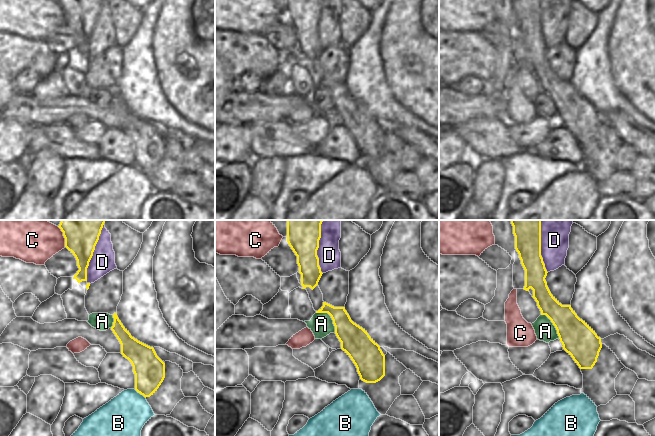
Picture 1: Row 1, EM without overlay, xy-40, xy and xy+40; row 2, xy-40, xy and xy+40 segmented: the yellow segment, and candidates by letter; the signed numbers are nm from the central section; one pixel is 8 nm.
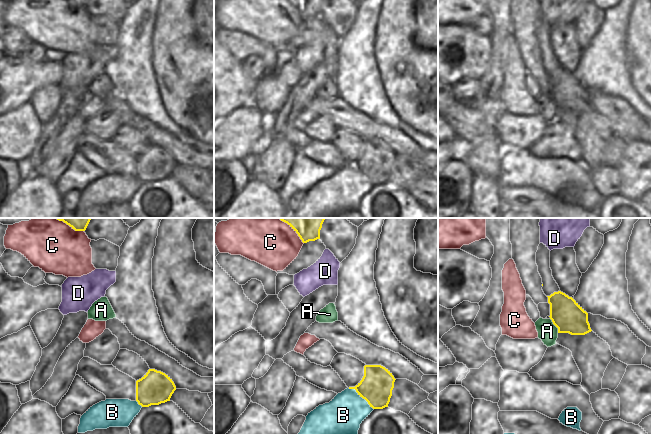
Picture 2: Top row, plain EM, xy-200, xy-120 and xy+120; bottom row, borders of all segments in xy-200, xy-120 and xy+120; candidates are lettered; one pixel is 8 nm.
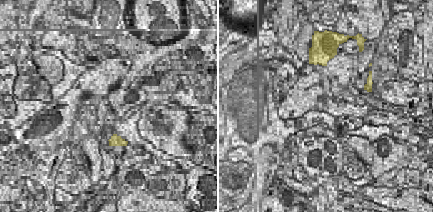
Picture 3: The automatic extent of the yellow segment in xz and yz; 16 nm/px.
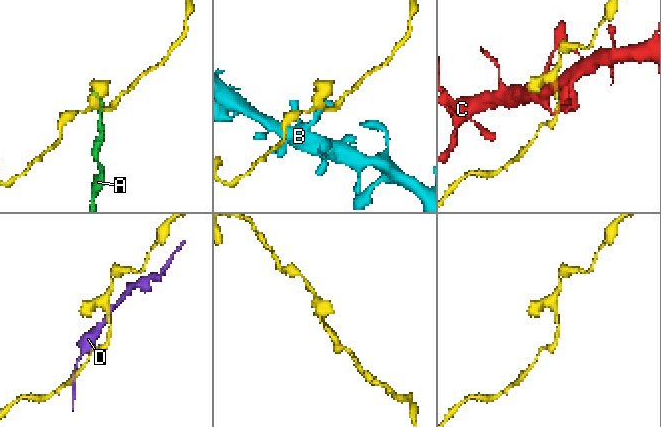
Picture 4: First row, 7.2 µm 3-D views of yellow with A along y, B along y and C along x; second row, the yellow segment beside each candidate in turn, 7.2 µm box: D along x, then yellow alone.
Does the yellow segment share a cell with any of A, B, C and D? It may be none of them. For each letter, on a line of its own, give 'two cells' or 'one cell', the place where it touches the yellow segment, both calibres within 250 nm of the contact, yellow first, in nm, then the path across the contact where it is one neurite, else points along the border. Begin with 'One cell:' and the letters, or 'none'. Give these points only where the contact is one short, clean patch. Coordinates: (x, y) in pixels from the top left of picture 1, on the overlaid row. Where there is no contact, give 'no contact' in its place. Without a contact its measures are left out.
One cell: none
A: two cells | xy (331, 317) | 220/190 nm | along xy (316, 312), (326, 312), (330, 316), (335, 332)
B: two cells | xy-40 (140, 393) | 240/340 nm | along xy-40 (134, 389), (145, 398)
C: two cells | xy-40 (63, 235) | 340/360 nm
D: two cells | xy-40 (93, 251) | 340/190 nm

